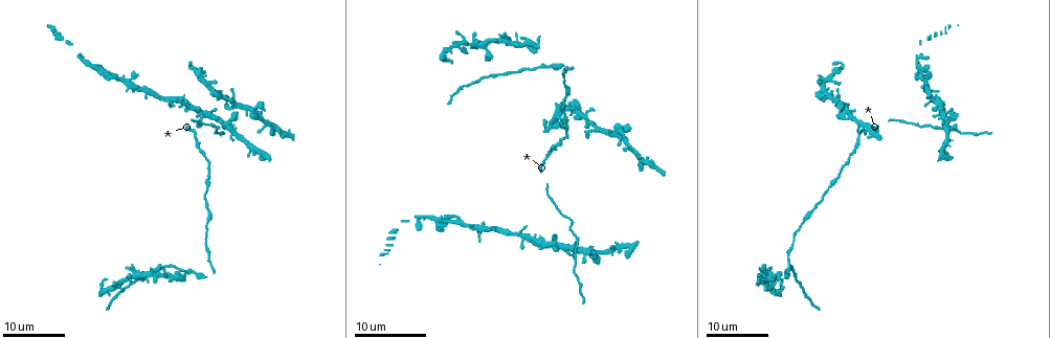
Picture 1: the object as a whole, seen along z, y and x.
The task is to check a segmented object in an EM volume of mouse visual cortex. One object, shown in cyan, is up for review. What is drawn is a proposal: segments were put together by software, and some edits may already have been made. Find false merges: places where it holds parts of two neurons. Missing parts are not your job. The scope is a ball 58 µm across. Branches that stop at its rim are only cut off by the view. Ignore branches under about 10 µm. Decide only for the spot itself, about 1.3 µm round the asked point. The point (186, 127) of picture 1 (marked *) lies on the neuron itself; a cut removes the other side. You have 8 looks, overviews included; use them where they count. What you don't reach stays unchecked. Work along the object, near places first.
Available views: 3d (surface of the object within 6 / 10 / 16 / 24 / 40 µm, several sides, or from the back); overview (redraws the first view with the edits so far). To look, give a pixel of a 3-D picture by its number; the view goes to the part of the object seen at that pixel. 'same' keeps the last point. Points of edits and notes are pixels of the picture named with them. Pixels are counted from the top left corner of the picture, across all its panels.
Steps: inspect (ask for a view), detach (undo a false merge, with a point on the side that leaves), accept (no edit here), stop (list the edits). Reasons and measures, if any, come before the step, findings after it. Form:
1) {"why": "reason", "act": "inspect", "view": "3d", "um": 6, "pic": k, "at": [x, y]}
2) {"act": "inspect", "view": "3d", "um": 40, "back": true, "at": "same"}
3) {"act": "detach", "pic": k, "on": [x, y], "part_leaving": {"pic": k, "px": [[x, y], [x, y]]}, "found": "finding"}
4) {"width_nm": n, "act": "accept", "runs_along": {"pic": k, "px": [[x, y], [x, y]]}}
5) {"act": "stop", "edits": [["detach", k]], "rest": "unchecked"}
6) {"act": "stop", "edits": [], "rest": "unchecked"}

{"act": "inspect", "view": "3d", "um": 24, "pic": 1, "at": [194, 134]}

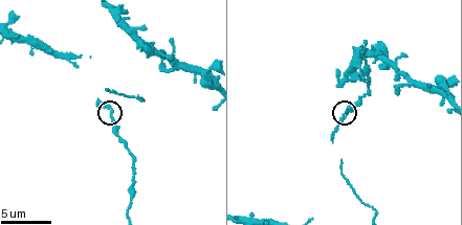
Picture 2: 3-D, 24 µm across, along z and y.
{"act": "inspect", "view": "3d", "um": 6, "pic": 2, "at": [111, 111]}

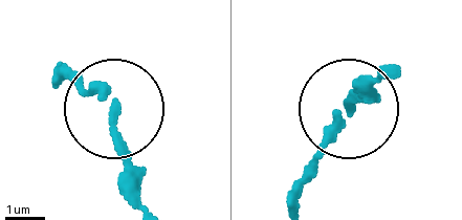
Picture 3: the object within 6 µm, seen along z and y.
{"act": "accept", "runs_along": {"pic": 3, "px": [[296, 200], [330, 124], [383, 67]]}, "found": "one neuron here"}

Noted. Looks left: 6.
{"act": "inspect", "view": "3d", "um": 24, "pic": 1, "at": [805, 221]}

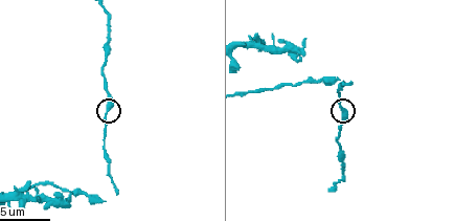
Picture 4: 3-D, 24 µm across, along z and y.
{"act": "inspect", "view": "3d", "um": 6, "pic": 4, "at": [343, 109]}

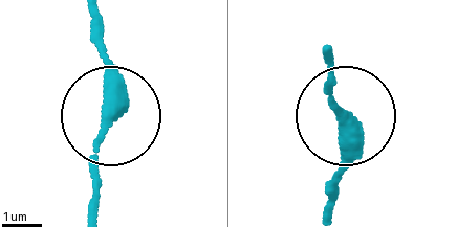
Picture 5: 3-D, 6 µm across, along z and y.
{"width_nm": 320, "act": "accept", "runs_along": {"pic": 5, "px": [[326, 210], [343, 166], [333, 53]]}, "found": "one neuron here"}

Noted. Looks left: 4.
{"why": "four or more arms meet", "act": "inspect", "view": "3d", "um": 16, "pic": 2, "at": [178, 60]}

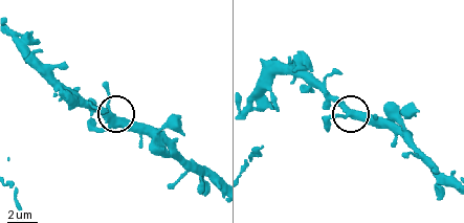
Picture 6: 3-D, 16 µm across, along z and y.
{"width_nm": 410, "act": "accept", "found": "all the same neuron"}

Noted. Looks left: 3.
{"why": "three arms meet", "act": "inspect", "view": "3d", "um": 24, "pic": 1, "at": [219, 128]}

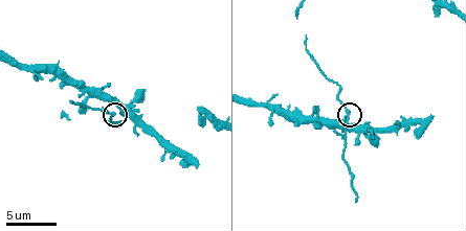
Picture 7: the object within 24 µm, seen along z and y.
{"act": "inspect", "view": "3d", "um": 10, "pic": 7, "at": [347, 113]}

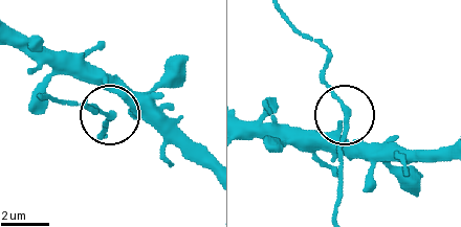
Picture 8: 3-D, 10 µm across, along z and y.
{"arms": 3, "act": "accept", "found": "one neuron here"}

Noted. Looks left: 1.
{"act": "stop", "edits": [], "rest": "unchecked"}

